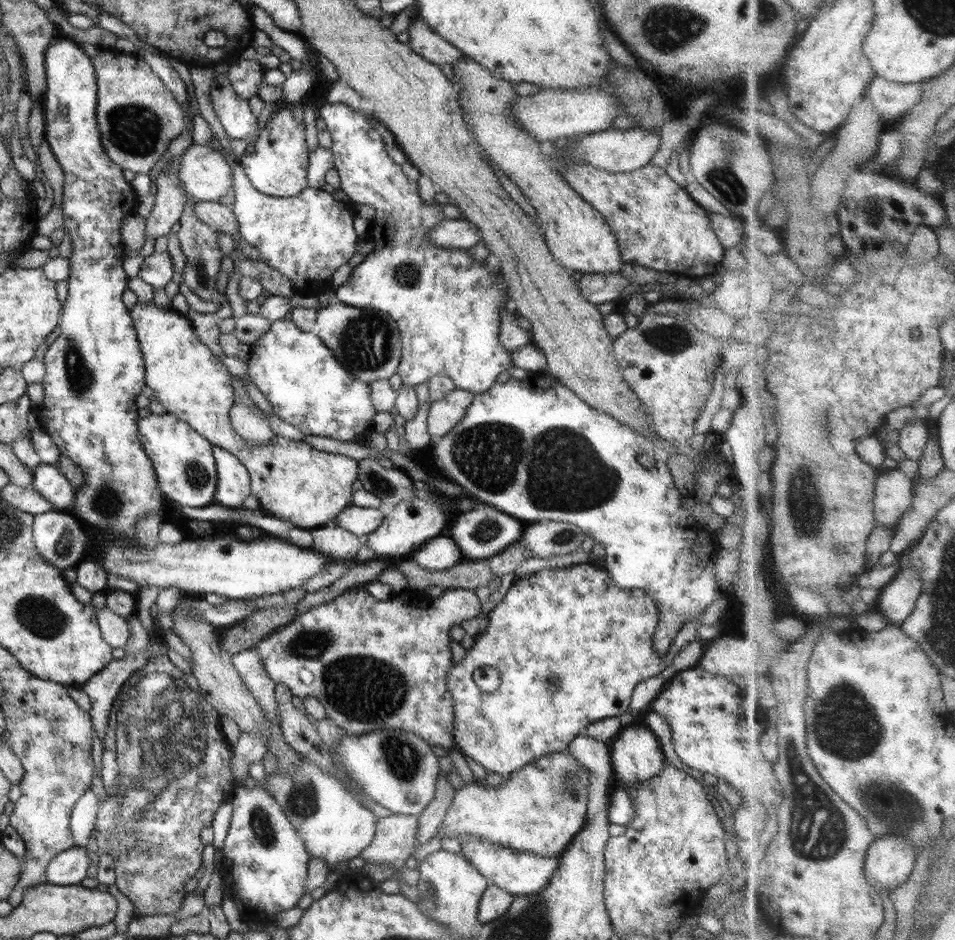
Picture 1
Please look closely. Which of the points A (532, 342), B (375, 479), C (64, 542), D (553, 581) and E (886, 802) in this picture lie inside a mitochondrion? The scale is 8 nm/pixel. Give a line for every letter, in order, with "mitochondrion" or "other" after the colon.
A: other
B: mitochondrion
C: mitochondrion
D: other
E: mitochondrion

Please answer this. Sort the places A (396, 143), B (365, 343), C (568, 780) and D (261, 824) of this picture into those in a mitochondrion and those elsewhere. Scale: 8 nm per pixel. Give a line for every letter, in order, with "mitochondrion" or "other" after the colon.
A: other
B: mitochondrion
C: mitochondrion
D: mitochondrion

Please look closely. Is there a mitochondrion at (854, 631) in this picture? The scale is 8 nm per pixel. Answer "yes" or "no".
no

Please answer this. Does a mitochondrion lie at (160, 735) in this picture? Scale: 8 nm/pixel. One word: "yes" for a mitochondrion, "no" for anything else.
yes

